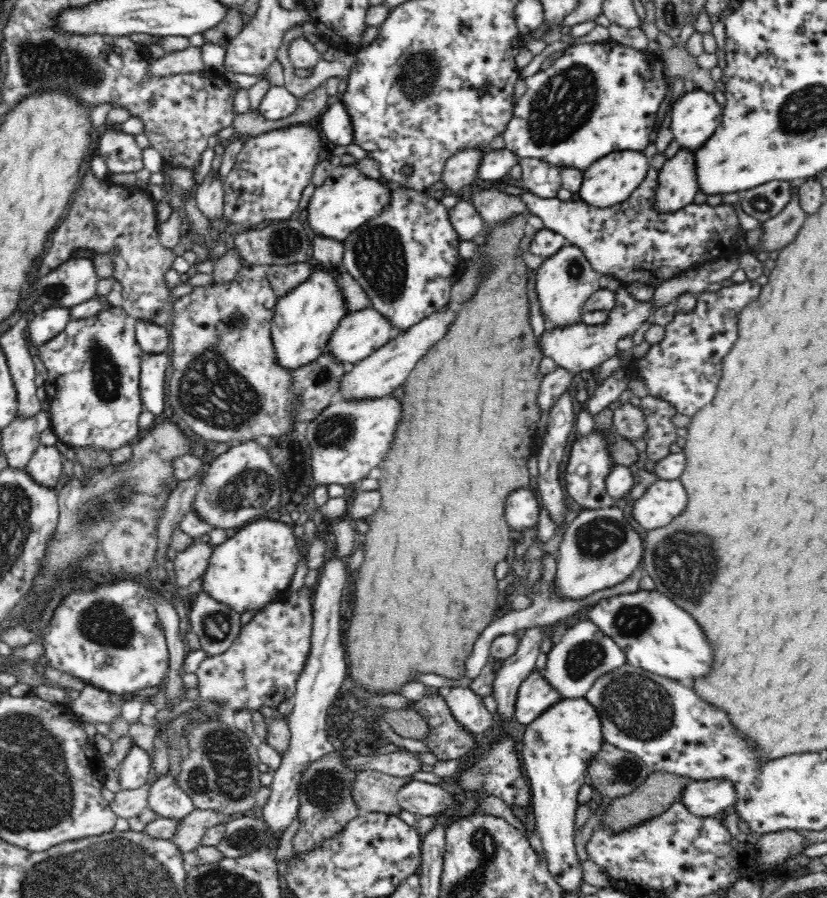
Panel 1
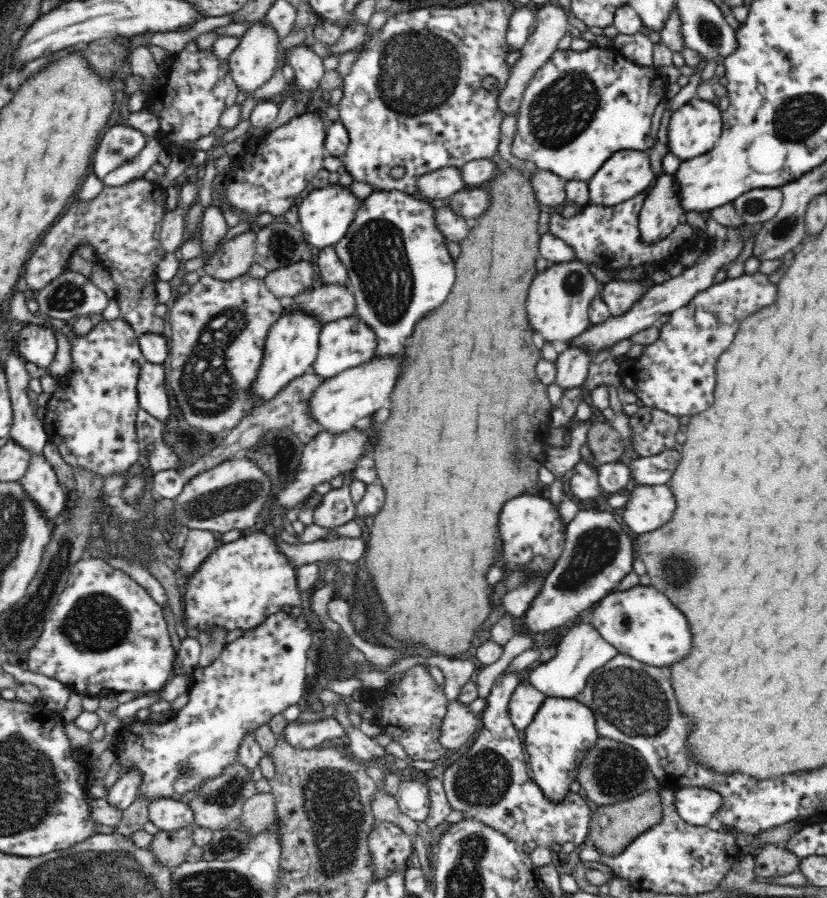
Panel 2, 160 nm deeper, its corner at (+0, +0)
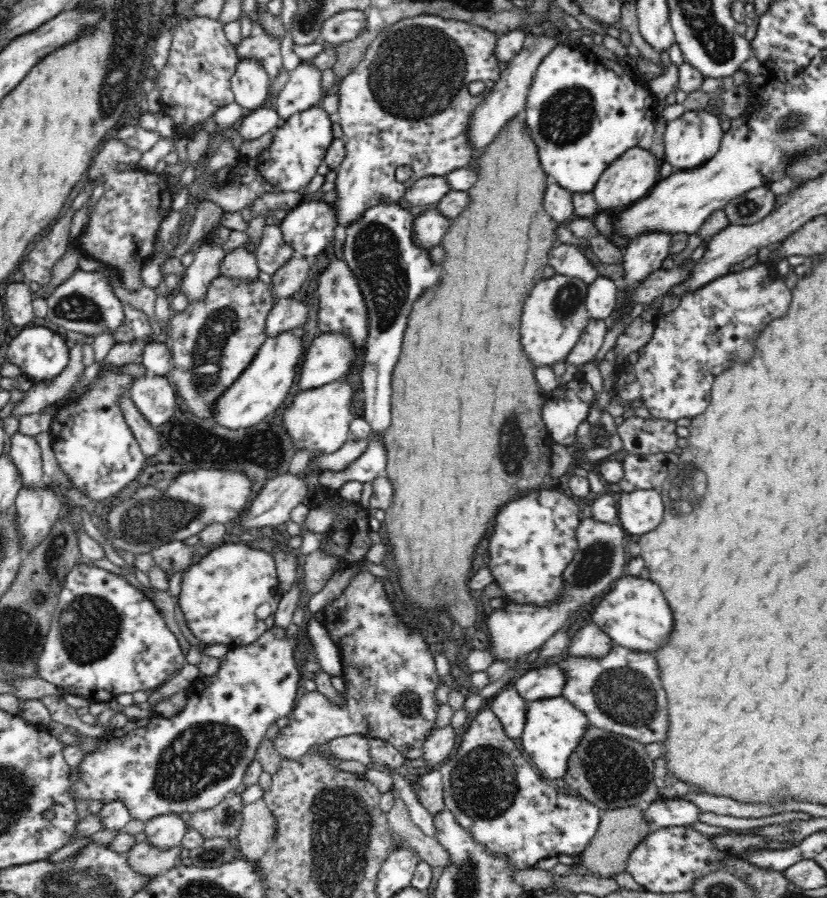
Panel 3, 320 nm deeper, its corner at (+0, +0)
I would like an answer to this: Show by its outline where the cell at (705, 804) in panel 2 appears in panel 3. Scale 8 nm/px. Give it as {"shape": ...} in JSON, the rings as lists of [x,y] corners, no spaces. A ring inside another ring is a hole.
{"shape":[[[662,798],[643,807],[644,819],[654,829],[688,826],[698,822],[700,808],[680,798]]]}

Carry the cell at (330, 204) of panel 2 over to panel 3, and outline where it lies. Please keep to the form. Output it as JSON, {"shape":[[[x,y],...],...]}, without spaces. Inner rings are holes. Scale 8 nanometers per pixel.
{"shape":[[[312,200],[308,203],[301,202],[289,210],[288,214],[277,223],[286,244],[294,249],[293,256],[312,260],[332,242],[334,226],[336,226],[336,215],[334,215],[334,207],[330,203]]]}

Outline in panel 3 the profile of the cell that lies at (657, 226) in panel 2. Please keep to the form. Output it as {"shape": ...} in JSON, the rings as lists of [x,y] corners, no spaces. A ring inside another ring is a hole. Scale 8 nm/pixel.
{"shape":[[[644,233],[641,237],[634,239],[623,252],[623,287],[624,304],[613,311],[614,322],[622,322],[628,316],[630,318],[632,309],[636,302],[631,302],[631,296],[635,293],[637,286],[652,272],[662,268],[662,261],[668,257],[672,235],[666,233]]]}

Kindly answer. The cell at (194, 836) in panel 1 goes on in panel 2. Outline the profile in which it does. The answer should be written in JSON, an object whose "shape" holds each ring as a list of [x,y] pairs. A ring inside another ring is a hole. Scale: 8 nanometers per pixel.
{"shape":[[[191,828],[170,832],[158,831],[148,844],[146,850],[164,867],[173,869],[188,860],[188,850],[192,848]]]}

